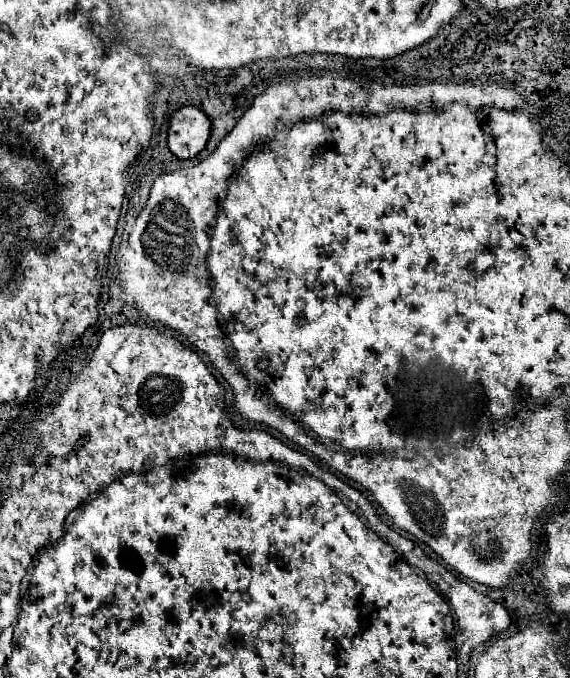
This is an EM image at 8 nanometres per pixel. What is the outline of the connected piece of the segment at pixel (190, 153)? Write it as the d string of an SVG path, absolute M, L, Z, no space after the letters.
M184 106L170 116L168 148L176 158L194 158L206 146L208 136L210 120L202 110Z

